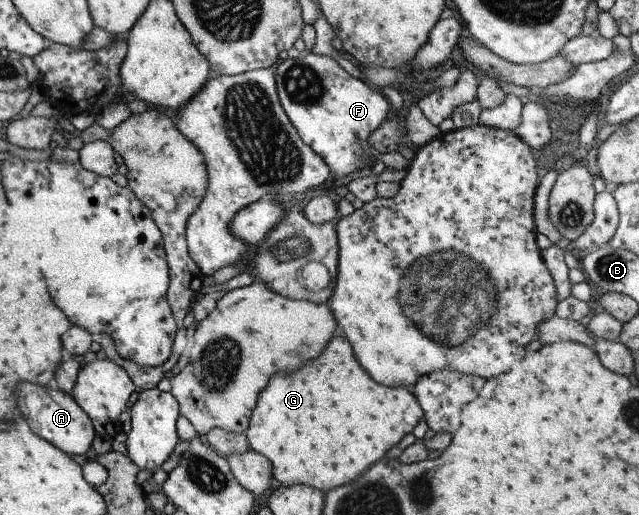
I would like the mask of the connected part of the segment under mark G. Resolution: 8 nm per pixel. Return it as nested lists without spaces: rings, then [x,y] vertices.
[[[338,332],[329,339],[320,355],[300,365],[296,371],[274,374],[258,396],[245,434],[250,449],[270,460],[273,479],[279,485],[304,484],[327,492],[353,482],[372,463],[380,461],[388,449],[398,445],[404,435],[412,433],[425,416],[412,387],[384,387],[366,375],[354,355],[348,338]]]

